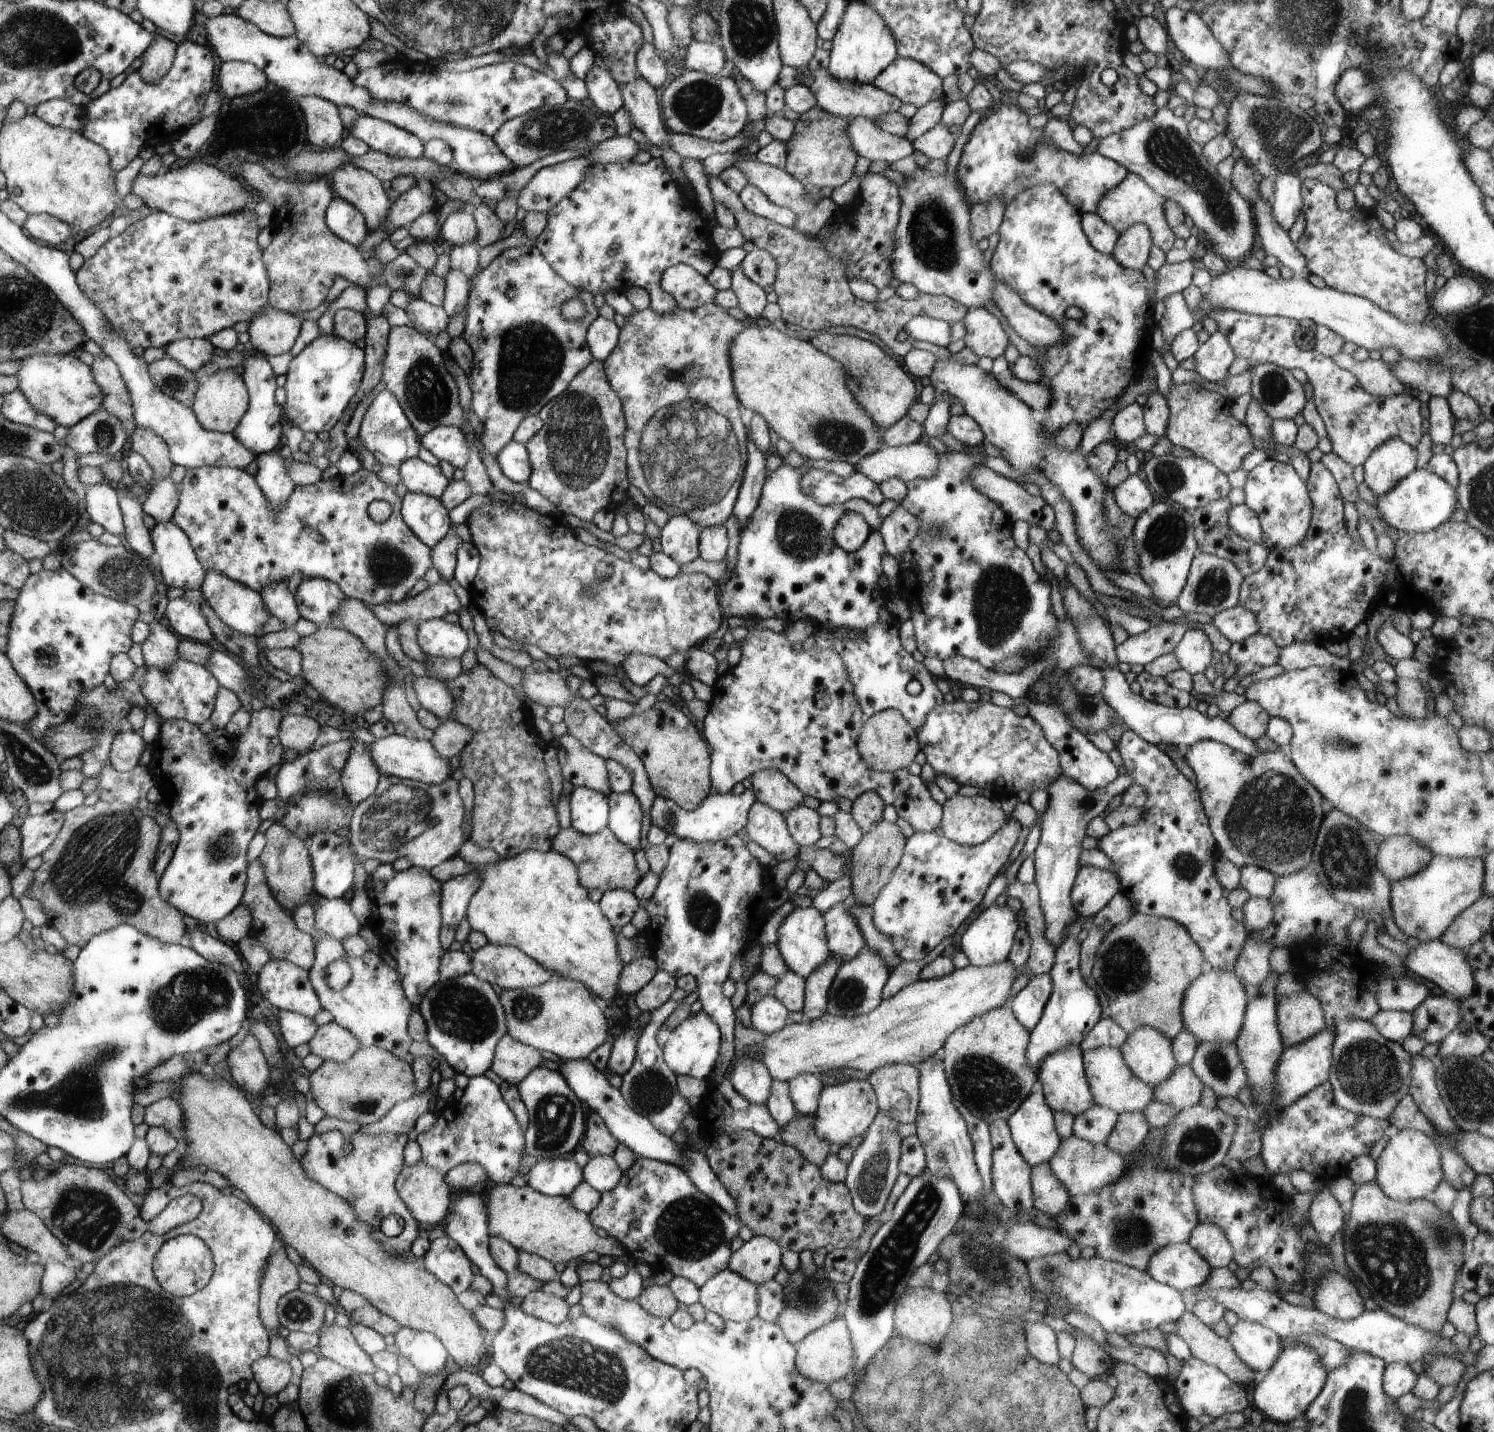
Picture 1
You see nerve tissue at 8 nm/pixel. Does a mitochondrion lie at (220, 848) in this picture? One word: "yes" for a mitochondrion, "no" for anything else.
yes

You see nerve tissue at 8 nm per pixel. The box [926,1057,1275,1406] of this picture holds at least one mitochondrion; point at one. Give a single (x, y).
(1129, 1235)

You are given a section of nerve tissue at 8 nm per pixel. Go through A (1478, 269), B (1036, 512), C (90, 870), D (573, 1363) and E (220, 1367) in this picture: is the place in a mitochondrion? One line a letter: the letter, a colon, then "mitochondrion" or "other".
A: other
B: other
C: mitochondrion
D: mitochondrion
E: other

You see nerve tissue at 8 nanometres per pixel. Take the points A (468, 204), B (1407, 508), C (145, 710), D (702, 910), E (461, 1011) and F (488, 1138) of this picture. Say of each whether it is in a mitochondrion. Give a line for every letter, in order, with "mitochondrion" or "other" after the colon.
A: other
B: other
C: other
D: mitochondrion
E: mitochondrion
F: other

